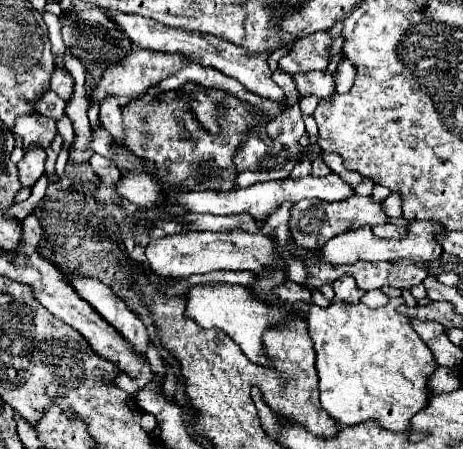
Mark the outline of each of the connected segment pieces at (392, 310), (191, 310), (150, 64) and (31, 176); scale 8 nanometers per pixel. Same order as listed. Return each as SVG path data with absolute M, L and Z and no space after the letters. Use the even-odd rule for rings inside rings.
M332 303L322 309L318 305L308 305L308 331L316 349L316 371L320 375L320 401L322 407L338 421L342 427L358 425L368 419L376 421L380 427L390 431L408 431L410 419L428 405L432 395L428 387L430 375L436 371L436 361L428 345L412 329L412 321L396 313L396 305L388 303L380 309L368 309L364 303Z
M216 283L216 285L206 285L206 287L192 287L188 291L188 307L186 307L186 317L190 317L192 321L196 321L200 327L204 329L222 329L228 337L234 339L236 345L240 345L242 353L246 357L250 357L254 363L260 365L268 365L268 359L264 357L264 345L262 345L262 333L268 325L280 321L286 311L294 311L300 309L298 305L278 305L272 307L268 303L258 301L256 297L252 297L252 293L248 293L246 287L240 285L228 285L228 283Z
M138 49L134 53L128 53L124 59L118 61L118 65L110 65L102 77L102 81L94 87L90 99L92 101L102 101L104 95L118 95L122 99L138 99L140 95L144 95L152 85L160 83L162 79L174 75L176 71L180 71L182 67L186 67L188 61L182 59L180 55L172 55L172 53L156 53L152 49Z
M28 147L26 155L18 163L18 179L24 187L32 187L44 175L44 149Z

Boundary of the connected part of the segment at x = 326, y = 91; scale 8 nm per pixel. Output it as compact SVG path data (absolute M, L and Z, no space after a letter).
M326 71L300 73L300 75L294 75L294 81L296 81L296 87L302 97L316 95L320 101L324 101L336 93L334 91L334 77Z

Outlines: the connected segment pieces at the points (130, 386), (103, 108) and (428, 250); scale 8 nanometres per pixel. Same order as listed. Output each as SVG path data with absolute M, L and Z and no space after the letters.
M142 369L142 373L138 373L138 377L128 377L128 373L120 373L116 377L116 385L120 385L120 389L124 389L130 397L136 397L138 389L144 389L150 381L150 375L146 375L146 369Z
M108 97L108 101L100 103L100 123L106 127L106 131L112 137L122 139L124 137L124 127L122 127L122 113L120 113L120 101L116 97Z
M410 221L406 231L408 233L402 239L380 239L370 231L370 227L346 231L342 235L332 237L324 245L320 257L324 263L332 263L332 265L350 265L354 261L398 261L398 259L410 259L416 263L430 263L430 261L440 259L442 247L436 241L436 235L442 233L440 223L436 223L436 221Z

